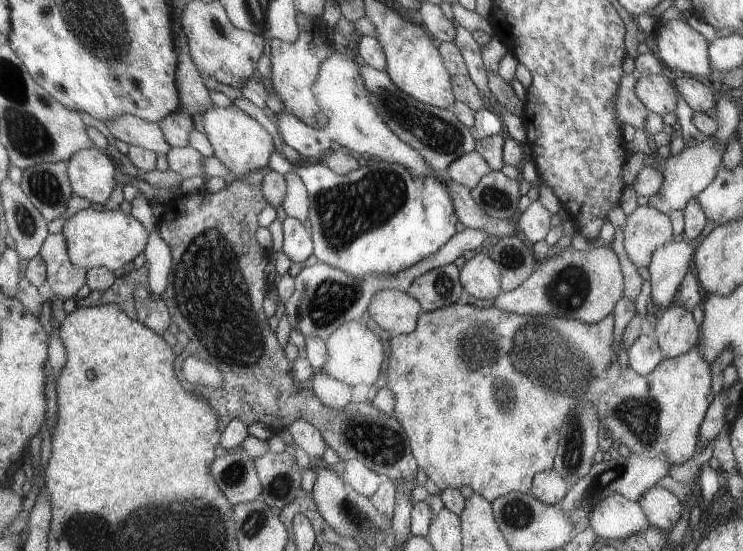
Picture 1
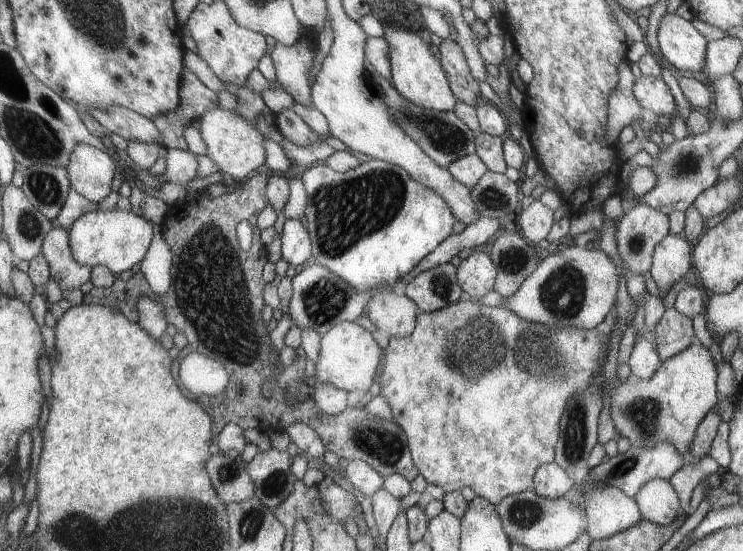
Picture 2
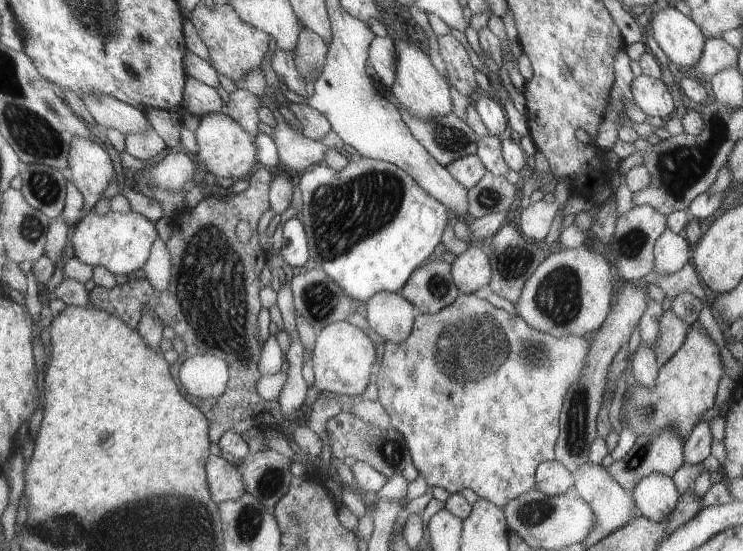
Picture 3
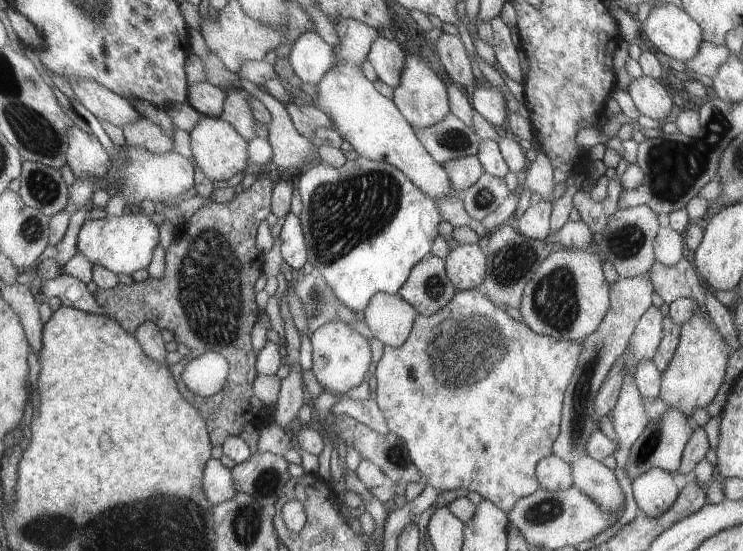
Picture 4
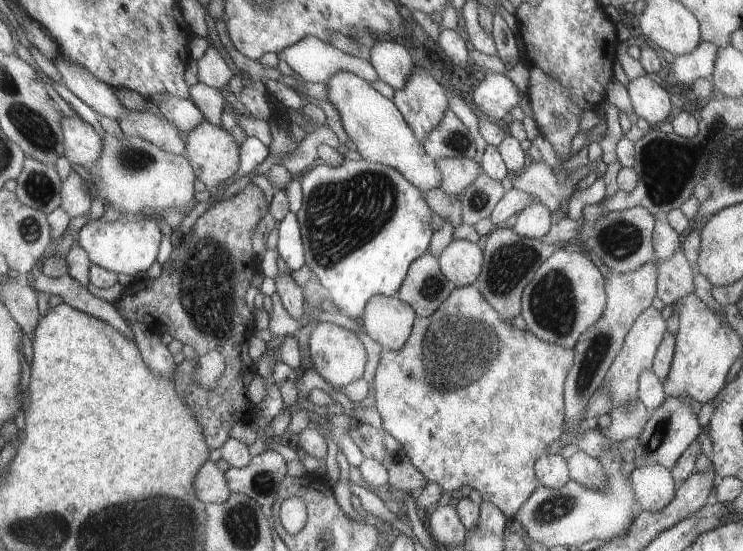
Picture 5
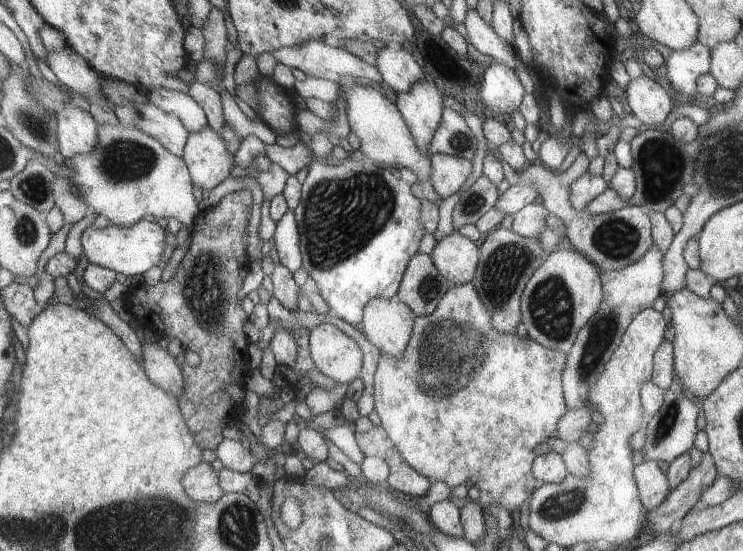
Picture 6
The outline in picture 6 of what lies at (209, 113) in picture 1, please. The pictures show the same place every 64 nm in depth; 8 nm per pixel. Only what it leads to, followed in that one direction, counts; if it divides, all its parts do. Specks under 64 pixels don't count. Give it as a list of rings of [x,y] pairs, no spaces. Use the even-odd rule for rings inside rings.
[[[209,125],[200,128],[198,132],[190,132],[186,141],[183,155],[184,161],[189,166],[190,176],[193,178],[193,186],[198,186],[202,190],[212,190],[223,182],[234,168],[234,156],[226,148],[226,140]]]

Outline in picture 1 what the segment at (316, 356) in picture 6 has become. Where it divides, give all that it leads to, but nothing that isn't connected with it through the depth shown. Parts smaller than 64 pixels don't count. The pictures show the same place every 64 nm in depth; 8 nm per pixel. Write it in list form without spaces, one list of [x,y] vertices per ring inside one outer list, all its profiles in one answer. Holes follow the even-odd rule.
[[[365,320],[350,321],[341,326],[338,330],[334,330],[328,338],[326,338],[326,362],[322,366],[322,372],[326,372],[328,376],[345,382],[354,387],[357,384],[363,384],[373,388],[380,368],[382,368],[382,360],[384,360],[384,346],[378,340],[378,336],[364,326]]]

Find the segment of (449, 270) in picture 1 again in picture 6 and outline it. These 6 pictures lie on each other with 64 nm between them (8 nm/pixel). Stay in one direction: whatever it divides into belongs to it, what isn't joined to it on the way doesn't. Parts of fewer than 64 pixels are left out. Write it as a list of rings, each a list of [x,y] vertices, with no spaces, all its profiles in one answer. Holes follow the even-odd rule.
[[[417,254],[410,259],[396,297],[409,305],[416,317],[434,312],[454,281],[442,276],[431,254]]]

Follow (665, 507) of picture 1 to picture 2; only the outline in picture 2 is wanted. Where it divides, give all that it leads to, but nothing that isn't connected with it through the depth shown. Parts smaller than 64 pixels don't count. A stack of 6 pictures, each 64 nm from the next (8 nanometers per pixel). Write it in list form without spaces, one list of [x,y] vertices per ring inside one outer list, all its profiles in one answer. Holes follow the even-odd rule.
[[[651,479],[633,498],[643,518],[659,525],[673,523],[682,512],[676,490],[668,479]]]

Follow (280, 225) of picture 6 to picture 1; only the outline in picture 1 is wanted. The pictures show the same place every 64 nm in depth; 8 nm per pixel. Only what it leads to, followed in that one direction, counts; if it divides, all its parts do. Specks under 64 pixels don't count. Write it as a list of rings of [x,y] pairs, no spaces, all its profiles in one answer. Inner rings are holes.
[[[286,217],[283,221],[282,252],[291,262],[305,262],[313,254],[313,238],[301,220]]]

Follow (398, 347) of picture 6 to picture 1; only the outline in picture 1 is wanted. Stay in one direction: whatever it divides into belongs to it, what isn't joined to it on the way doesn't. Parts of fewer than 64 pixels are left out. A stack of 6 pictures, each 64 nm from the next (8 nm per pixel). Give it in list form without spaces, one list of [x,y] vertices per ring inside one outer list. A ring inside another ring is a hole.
[[[384,289],[378,291],[372,297],[368,305],[366,315],[374,319],[374,322],[389,332],[390,335],[405,335],[417,330],[417,320],[420,318],[422,309],[421,302],[410,294],[402,293],[396,289]]]

